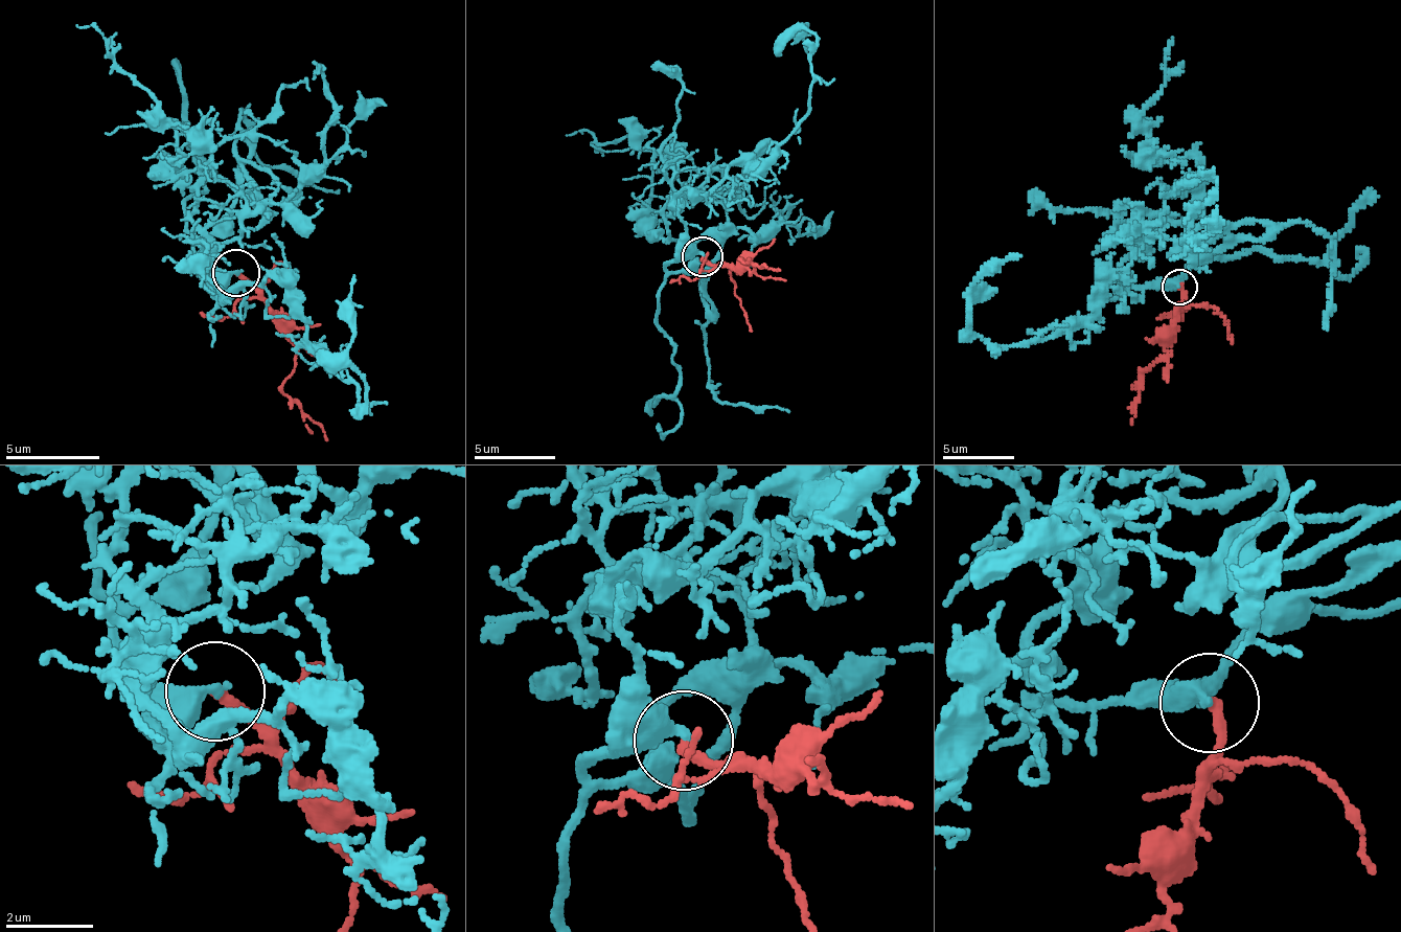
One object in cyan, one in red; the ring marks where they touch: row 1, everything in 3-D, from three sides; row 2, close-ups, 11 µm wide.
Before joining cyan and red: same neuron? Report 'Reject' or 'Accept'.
Reject

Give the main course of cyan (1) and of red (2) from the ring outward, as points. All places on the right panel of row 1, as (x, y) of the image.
1: (1178, 287), (1224, 244), (1196, 240), (1203, 216), (1154, 221), (1096, 311), (989, 346), (971, 286), (1020, 256)
2: (1178, 287), (1174, 336), (1143, 372), (1131, 424)

